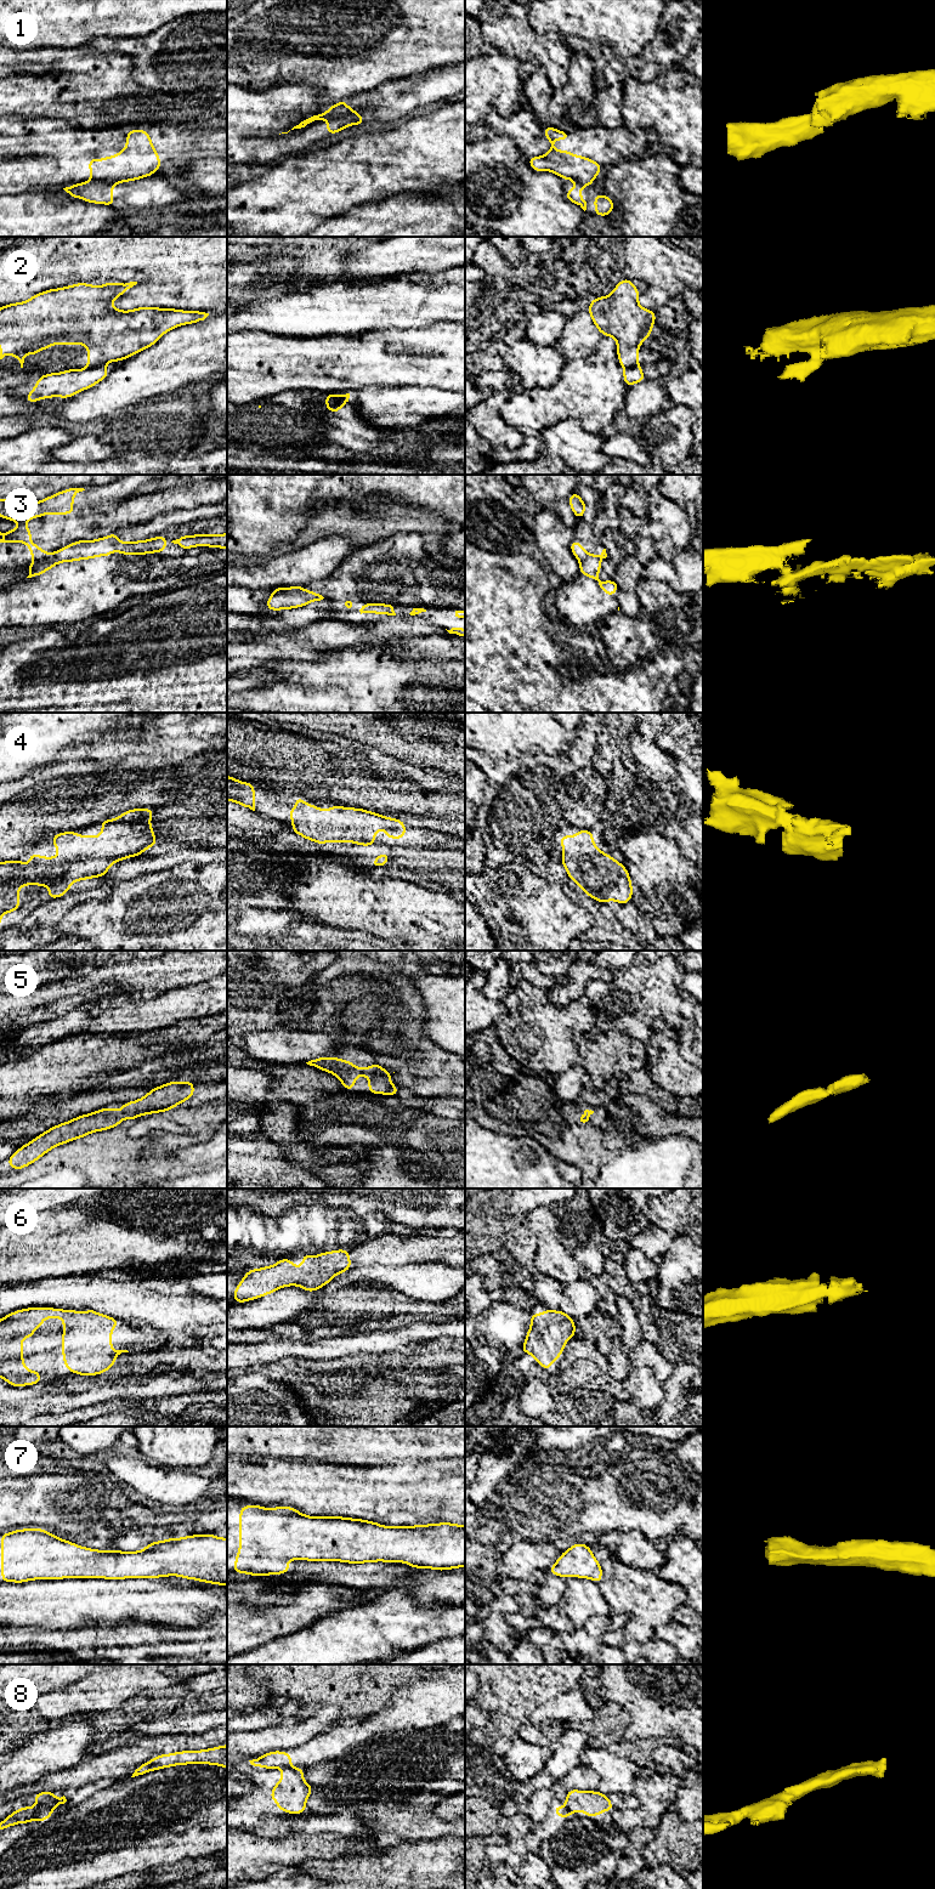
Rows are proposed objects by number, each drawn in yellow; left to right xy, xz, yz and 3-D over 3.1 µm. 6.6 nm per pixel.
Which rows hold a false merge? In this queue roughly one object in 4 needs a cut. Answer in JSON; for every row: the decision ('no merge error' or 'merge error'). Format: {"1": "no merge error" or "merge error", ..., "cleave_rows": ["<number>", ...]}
{"1": "merge error", "2": "merge error", "3": "merge error", "4": "no merge error", "5": "no merge error", "6": "no merge error", "7": "no merge error", "8": "merge error", "cleave_rows": ["1", "2", "3", "8"]}

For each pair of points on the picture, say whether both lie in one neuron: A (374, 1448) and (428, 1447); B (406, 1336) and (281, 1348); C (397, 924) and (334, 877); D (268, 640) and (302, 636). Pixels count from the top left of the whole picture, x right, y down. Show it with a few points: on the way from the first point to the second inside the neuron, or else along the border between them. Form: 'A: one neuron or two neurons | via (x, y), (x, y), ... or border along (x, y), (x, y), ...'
A: one neuron | via (387, 1447), (414, 1447)
B: one neuron | via (374, 1343), (312, 1348)
C: one neuron | via (381, 912), (377, 907), (362, 905), (350, 892)
D: one neuron | via (277, 639), (287, 634), (294, 634)

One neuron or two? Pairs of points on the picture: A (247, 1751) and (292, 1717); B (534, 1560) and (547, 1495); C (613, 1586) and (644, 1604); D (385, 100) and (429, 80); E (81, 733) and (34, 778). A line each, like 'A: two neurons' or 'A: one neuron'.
A: one neuron
B: two neurons
C: one neuron
D: one neuron
E: two neurons

